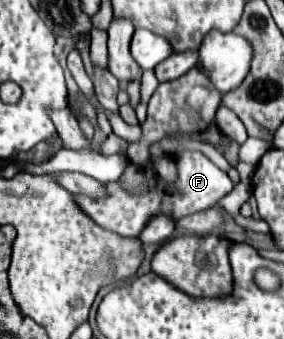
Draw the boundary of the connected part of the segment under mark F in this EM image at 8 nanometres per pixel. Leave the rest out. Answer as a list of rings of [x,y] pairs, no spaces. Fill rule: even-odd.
[[[180,150],[174,154],[174,160],[178,166],[178,182],[174,182],[174,184],[164,182],[160,176],[156,176],[152,172],[146,172],[146,178],[150,182],[150,190],[146,194],[134,196],[134,194],[128,194],[126,190],[122,190],[122,186],[118,182],[108,182],[106,198],[92,200],[92,198],[84,198],[84,196],[76,196],[76,202],[100,226],[104,226],[112,232],[118,232],[122,236],[138,236],[154,214],[166,214],[168,218],[178,220],[182,216],[208,210],[210,206],[218,204],[218,200],[234,188],[234,182],[230,180],[230,176],[224,170],[220,170],[214,162],[210,162],[202,152]]]

